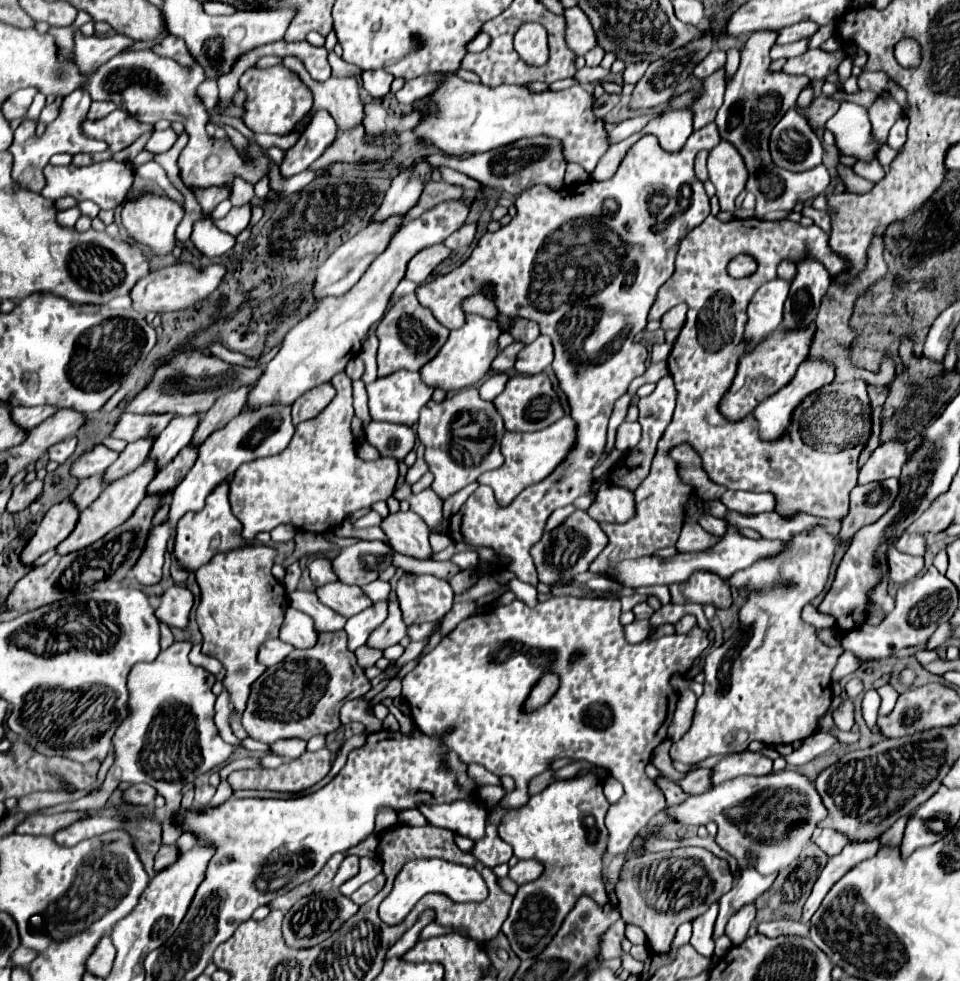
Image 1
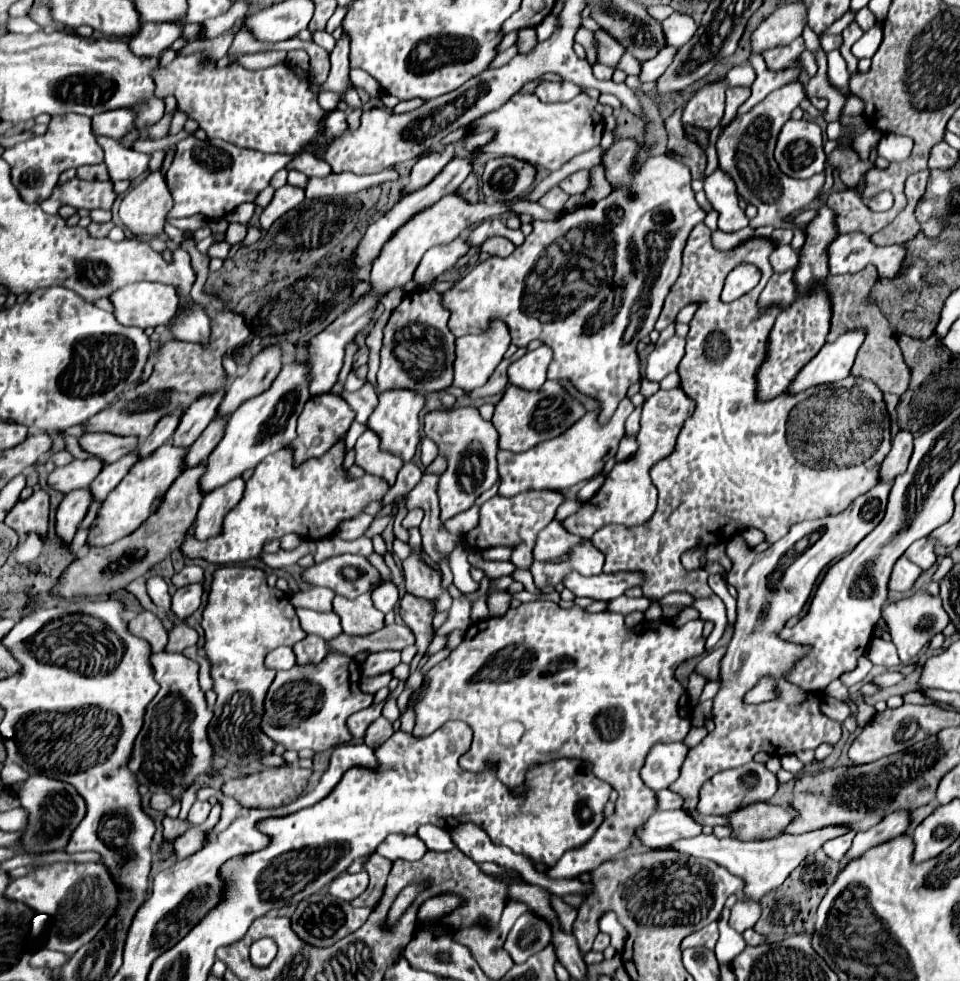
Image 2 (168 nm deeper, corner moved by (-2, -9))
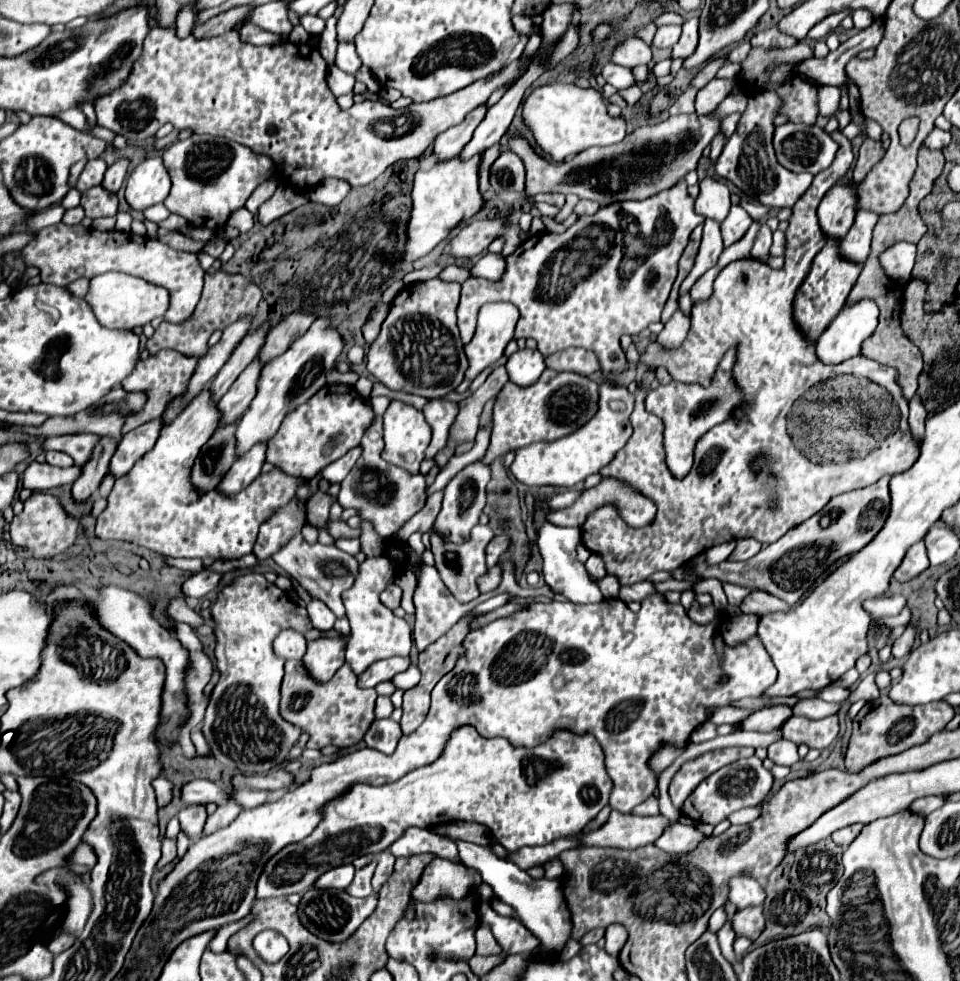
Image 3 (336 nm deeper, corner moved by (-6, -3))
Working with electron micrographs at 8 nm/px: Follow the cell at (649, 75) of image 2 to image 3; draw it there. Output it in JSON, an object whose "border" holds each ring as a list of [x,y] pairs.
{"border":[[[692,17],[684,21],[680,41],[672,47],[672,57],[686,59],[696,51],[696,45],[698,45],[698,17]]]}

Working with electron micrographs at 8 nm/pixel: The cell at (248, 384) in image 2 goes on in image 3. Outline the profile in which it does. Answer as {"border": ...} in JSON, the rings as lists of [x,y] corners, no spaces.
{"border":[[[290,313],[288,317],[284,317],[278,325],[274,325],[268,331],[266,343],[260,351],[260,359],[266,363],[268,359],[284,353],[290,347],[290,343],[296,341],[296,337],[306,333],[306,329],[312,323],[314,323],[314,313]]]}

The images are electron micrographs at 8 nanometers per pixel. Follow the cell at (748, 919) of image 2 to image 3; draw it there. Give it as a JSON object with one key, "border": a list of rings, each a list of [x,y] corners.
{"border":[[[738,875],[734,879],[730,879],[730,893],[728,893],[728,901],[738,905],[738,909],[744,909],[748,905],[760,905],[764,903],[764,889],[760,887],[760,883],[748,875]]]}

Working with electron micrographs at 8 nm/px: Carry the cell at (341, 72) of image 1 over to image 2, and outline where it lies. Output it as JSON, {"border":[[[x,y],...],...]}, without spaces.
{"border":[[[318,31],[318,33],[314,33],[312,37],[314,37],[314,43],[318,43],[320,47],[327,49],[329,53],[331,53],[335,47],[336,39],[334,39],[332,35],[328,35],[326,31]]]}

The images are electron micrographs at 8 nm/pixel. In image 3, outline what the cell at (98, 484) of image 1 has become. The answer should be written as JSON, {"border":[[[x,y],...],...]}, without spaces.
{"border":[[[154,419],[148,421],[146,425],[140,425],[138,429],[126,433],[120,443],[118,449],[110,461],[110,471],[114,477],[122,477],[146,451],[150,451],[160,435],[164,427],[162,419]]]}

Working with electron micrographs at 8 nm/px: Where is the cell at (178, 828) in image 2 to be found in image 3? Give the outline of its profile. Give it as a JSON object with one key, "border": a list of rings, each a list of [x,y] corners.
{"border":[[[164,839],[161,847],[161,858],[158,861],[158,869],[162,869],[164,865],[172,863],[176,859],[176,841],[170,841],[170,839]]]}

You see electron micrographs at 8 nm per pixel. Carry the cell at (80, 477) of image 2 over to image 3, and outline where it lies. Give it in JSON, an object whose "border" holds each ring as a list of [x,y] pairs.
{"border":[[[32,461],[26,467],[26,471],[22,473],[22,487],[32,489],[32,491],[48,491],[52,487],[60,487],[60,485],[72,483],[78,475],[80,475],[80,467],[78,465],[60,469],[60,467],[48,465],[48,463]]]}

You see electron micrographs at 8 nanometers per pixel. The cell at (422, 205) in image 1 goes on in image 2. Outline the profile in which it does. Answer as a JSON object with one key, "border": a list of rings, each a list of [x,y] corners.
{"border":[[[470,173],[468,179],[458,187],[456,195],[466,199],[468,203],[478,203],[478,179],[476,179],[474,173]]]}

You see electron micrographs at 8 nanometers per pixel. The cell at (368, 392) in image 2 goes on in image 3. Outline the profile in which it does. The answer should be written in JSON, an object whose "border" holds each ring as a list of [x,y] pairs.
{"border":[[[376,417],[374,425],[362,437],[362,455],[358,457],[354,469],[340,483],[338,503],[342,509],[356,509],[362,521],[370,521],[374,531],[384,541],[384,553],[390,557],[394,571],[400,571],[406,563],[406,543],[396,539],[400,527],[416,515],[426,503],[426,479],[424,475],[412,475],[406,469],[400,469],[380,457],[382,453],[382,417]]]}

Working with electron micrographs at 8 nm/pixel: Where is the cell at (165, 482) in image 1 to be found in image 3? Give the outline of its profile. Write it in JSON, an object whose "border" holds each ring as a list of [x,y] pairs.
{"border":[[[256,357],[234,381],[230,391],[220,399],[218,409],[222,413],[220,425],[228,425],[232,421],[238,421],[244,411],[248,409],[250,401],[254,399],[254,393],[258,391],[258,377],[262,371],[262,361]]]}

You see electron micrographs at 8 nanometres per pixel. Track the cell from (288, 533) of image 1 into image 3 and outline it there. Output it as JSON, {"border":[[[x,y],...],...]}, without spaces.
{"border":[[[296,533],[280,551],[276,551],[272,555],[272,559],[292,579],[296,579],[310,593],[312,599],[324,601],[336,617],[344,617],[342,593],[346,589],[350,589],[350,585],[354,585],[354,579],[356,579],[356,573],[358,573],[358,563],[352,555],[336,549],[334,545],[320,545],[320,543],[310,545],[308,541],[304,541],[302,533]]]}

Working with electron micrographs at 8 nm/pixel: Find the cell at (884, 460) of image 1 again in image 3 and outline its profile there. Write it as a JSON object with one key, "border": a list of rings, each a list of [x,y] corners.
{"border":[[[914,395],[912,401],[910,401],[910,419],[908,419],[908,423],[910,423],[910,429],[916,437],[920,437],[924,433],[926,415],[928,413],[926,413],[926,407],[922,405],[922,399],[918,395]]]}

